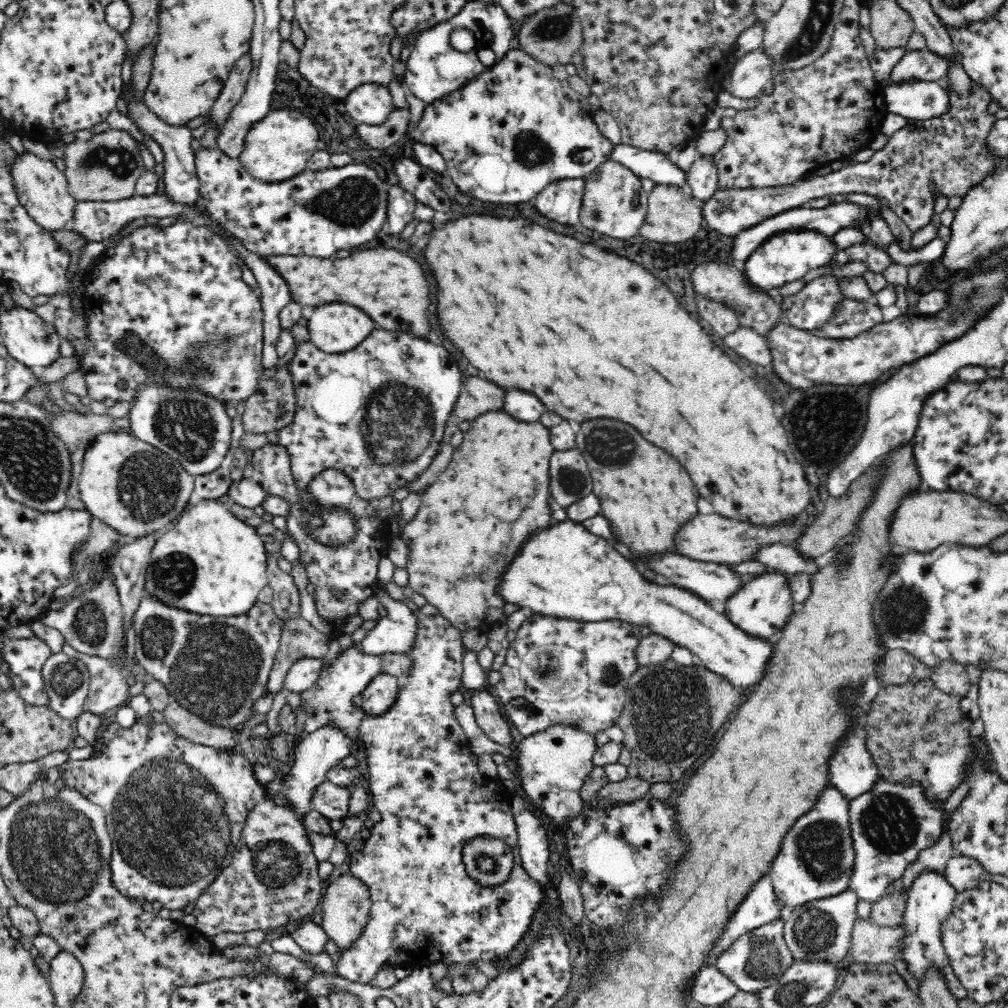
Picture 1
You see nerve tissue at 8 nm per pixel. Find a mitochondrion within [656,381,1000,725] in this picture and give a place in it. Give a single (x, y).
(904, 612)

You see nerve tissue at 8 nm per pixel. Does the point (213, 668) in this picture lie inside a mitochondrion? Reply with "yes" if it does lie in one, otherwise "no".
yes

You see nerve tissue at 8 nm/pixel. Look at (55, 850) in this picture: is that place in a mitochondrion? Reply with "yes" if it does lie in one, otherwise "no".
yes

